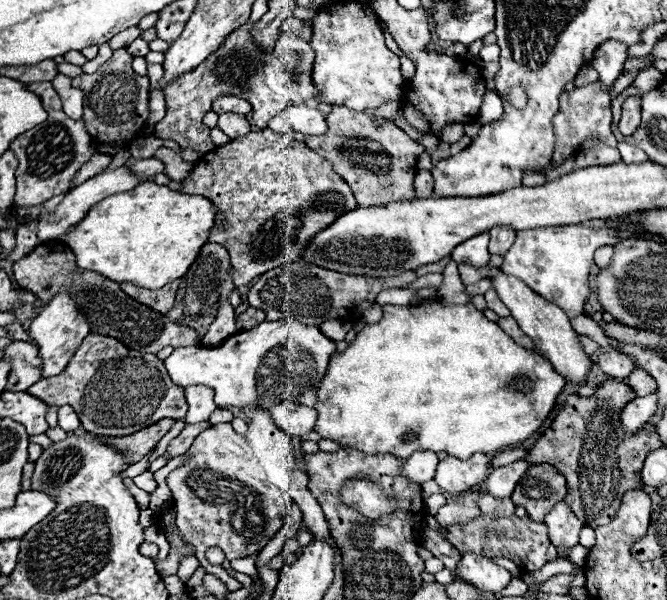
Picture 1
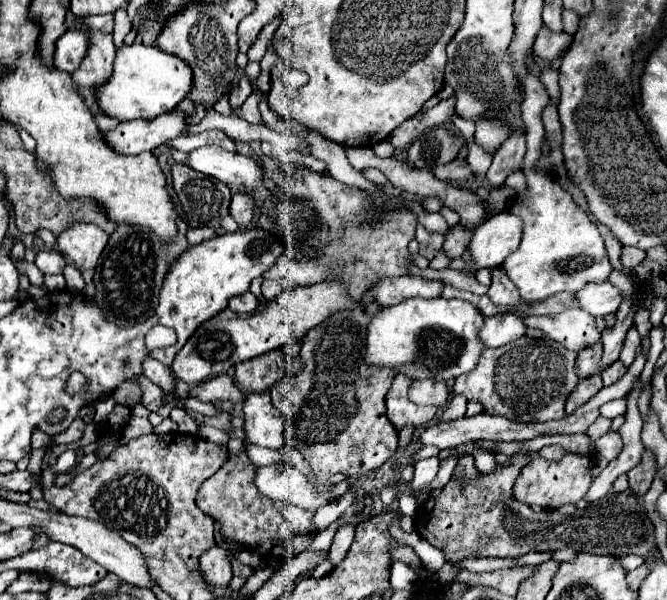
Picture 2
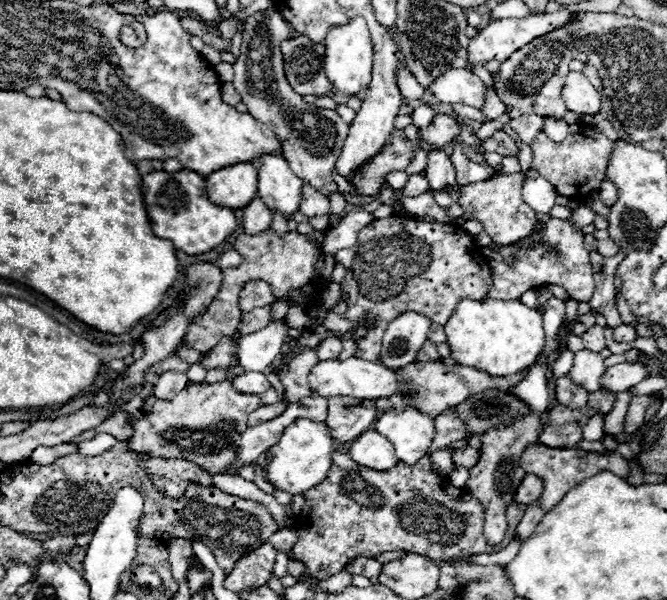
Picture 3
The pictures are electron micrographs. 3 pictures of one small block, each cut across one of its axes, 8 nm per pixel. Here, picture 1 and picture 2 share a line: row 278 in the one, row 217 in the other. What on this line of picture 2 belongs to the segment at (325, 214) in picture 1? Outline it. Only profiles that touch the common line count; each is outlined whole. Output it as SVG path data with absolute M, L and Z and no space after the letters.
M248 194L232 196L230 214L240 226L248 226L254 220L254 212L256 212L256 202L252 196L248 196Z

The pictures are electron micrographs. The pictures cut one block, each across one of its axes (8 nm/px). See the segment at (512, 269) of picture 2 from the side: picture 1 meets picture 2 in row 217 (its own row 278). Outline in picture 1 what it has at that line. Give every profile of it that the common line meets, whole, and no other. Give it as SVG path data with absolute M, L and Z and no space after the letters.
M586 220L582 224L518 230L516 242L504 256L502 272L514 274L536 294L560 306L570 318L584 314L584 302L590 296L588 270L594 264L598 246L614 246L620 240L620 226L612 220Z

